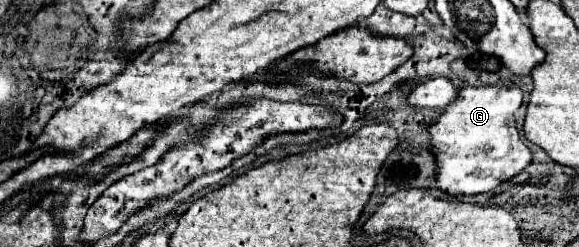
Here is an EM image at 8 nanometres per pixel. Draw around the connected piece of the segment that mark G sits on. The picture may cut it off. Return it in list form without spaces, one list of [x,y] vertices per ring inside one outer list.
[[[447,77],[429,79],[425,83],[419,83],[413,93],[409,95],[409,103],[415,107],[435,107],[443,109],[441,117],[431,125],[431,145],[433,153],[437,157],[437,187],[447,191],[449,195],[475,195],[475,193],[487,193],[493,191],[499,183],[509,181],[519,171],[523,171],[531,163],[531,151],[529,147],[519,141],[519,131],[515,127],[513,113],[519,109],[523,95],[519,87],[495,87],[495,85],[481,85],[481,87],[463,87],[459,91],[459,85],[455,85]]]

